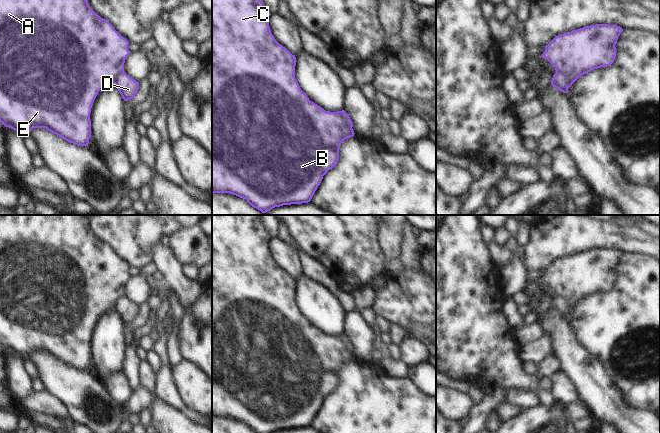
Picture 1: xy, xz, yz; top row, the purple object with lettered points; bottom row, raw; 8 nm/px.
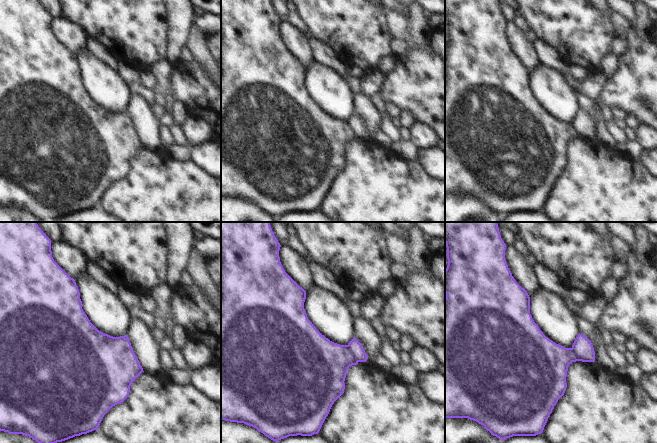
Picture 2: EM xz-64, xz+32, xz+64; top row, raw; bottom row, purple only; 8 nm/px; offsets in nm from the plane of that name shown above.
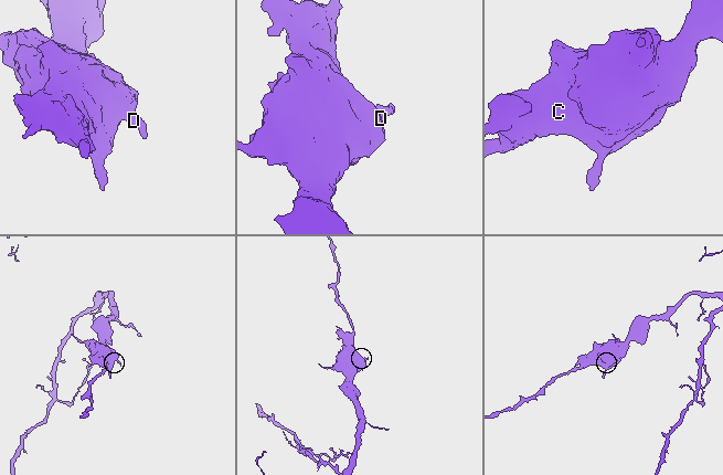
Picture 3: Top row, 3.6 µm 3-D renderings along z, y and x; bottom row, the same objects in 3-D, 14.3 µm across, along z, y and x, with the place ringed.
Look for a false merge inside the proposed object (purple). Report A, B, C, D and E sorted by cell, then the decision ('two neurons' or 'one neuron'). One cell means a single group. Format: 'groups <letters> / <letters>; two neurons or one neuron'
groups A B C E / D; two neurons

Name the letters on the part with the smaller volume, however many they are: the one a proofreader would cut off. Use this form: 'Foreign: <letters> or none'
Foreign: D

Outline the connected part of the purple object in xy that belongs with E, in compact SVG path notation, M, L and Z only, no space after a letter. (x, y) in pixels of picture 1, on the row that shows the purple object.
M0 0L0 122L23 134L29 134L33 128L46 128L77 146L88 146L93 102L102 88L115 84L116 76L124 72L125 59L131 53L128 45L129 42L108 21L90 8L88 0Z

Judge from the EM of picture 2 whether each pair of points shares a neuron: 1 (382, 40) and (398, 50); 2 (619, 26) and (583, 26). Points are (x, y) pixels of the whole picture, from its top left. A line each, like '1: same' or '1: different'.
1: different
2: different

